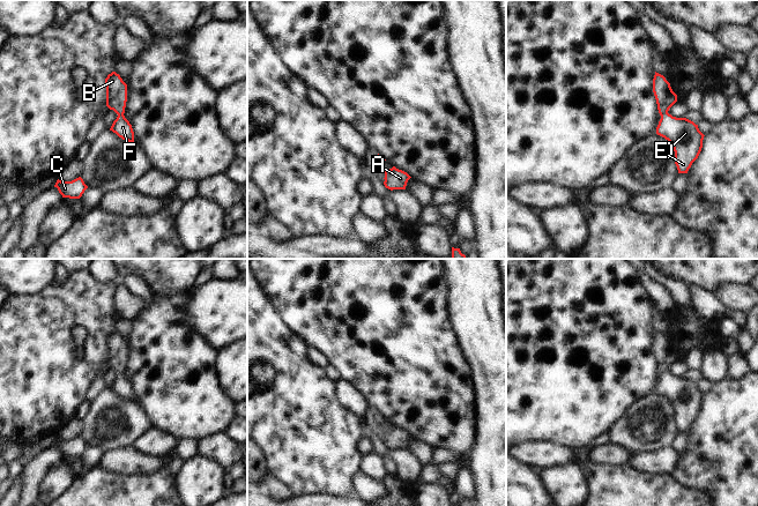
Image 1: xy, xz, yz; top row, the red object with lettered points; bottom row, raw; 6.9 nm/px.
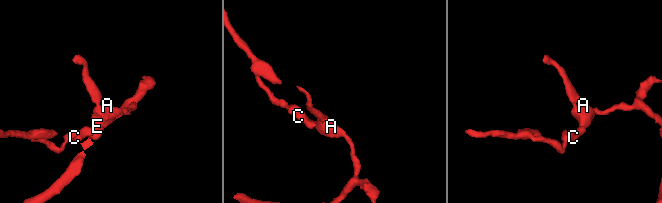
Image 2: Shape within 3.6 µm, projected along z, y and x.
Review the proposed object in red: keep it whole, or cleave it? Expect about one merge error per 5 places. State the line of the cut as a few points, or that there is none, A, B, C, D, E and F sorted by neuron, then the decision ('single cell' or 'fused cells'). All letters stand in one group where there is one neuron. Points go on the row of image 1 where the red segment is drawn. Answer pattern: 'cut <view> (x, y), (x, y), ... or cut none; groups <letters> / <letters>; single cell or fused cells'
cut none; groups A B C D E F; single cell

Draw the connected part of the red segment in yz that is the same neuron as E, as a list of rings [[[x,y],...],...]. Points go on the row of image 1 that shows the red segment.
[[[656,72],[653,79],[653,92],[661,116],[656,134],[668,140],[672,146],[678,173],[688,173],[701,151],[705,135],[693,121],[668,113],[677,102],[677,95],[666,77]]]

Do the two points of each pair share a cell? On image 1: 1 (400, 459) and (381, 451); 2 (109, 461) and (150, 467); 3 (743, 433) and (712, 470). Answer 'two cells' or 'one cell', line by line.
1: one cell
2: one cell
3: one cell

